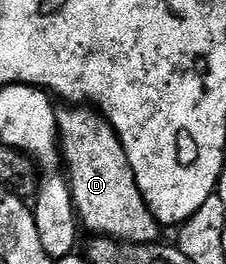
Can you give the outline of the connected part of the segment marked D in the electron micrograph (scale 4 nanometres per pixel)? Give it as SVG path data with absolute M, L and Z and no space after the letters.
M67 106L67 109L58 113L59 143L61 156L65 161L66 171L69 173L71 185L71 201L75 204L75 211L82 227L87 228L99 238L121 240L129 244L153 244L160 239L161 225L155 219L141 190L137 186L137 178L129 164L129 158L123 144L119 141L118 134L113 126L94 107L91 106Z

